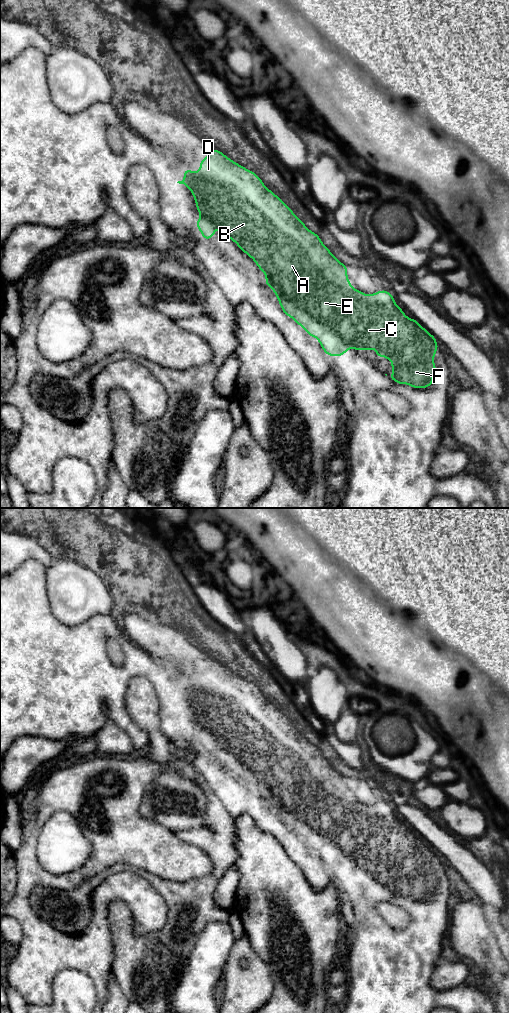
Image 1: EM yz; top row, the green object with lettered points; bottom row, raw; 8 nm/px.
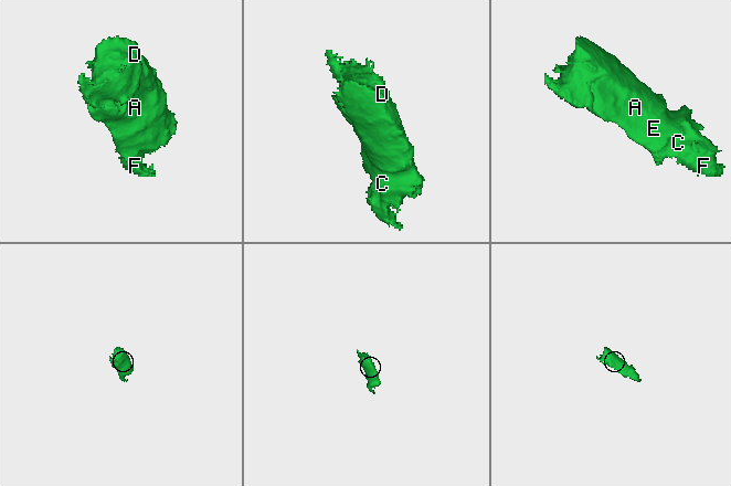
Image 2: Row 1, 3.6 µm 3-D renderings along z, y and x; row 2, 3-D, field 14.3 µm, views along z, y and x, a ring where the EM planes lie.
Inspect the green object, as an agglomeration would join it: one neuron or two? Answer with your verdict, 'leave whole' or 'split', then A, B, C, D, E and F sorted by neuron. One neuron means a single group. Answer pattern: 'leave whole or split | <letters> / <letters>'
leave whole | A B C D E F

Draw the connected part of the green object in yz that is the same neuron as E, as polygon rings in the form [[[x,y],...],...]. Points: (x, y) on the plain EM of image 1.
[[[212,661],[206,670],[200,672],[199,684],[184,681],[184,686],[184,691],[177,695],[184,696],[193,705],[196,720],[200,725],[196,739],[202,749],[208,753],[218,740],[251,769],[264,784],[265,797],[272,800],[283,824],[304,840],[308,847],[315,849],[328,868],[343,868],[349,860],[355,860],[357,864],[375,860],[377,870],[383,868],[392,873],[390,879],[393,884],[388,889],[390,892],[395,892],[397,896],[408,896],[413,900],[427,900],[433,896],[433,886],[436,883],[433,870],[439,860],[436,850],[415,831],[408,830],[395,815],[390,804],[380,802],[366,807],[353,800],[347,790],[347,778],[329,763],[320,749],[311,744],[254,684],[232,673],[217,661]]]

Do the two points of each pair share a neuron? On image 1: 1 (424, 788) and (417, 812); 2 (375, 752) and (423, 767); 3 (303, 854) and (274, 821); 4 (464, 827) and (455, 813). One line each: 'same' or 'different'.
1: different
2: same
3: same
4: same

